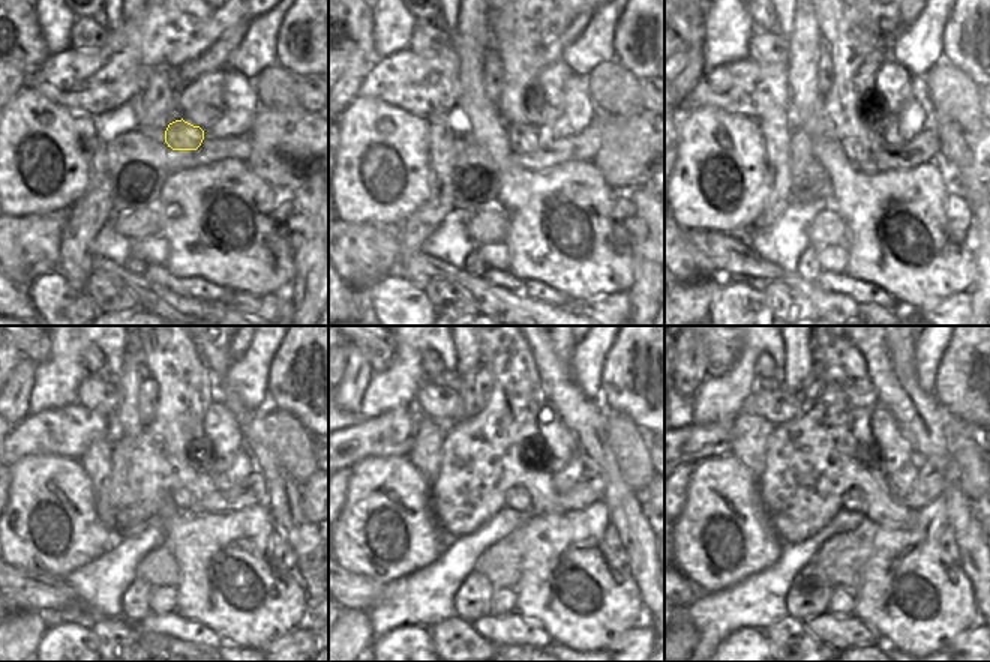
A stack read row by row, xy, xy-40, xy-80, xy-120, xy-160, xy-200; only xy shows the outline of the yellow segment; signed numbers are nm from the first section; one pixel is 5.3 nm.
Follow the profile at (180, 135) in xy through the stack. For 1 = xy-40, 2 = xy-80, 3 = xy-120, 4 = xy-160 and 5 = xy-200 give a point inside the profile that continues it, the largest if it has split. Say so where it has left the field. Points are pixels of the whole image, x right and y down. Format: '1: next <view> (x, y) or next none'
1: next xy-40 (522, 140)
2: next xy-80 (857, 152)
3: next xy-120 (183, 499)
4: next xy-160 (518, 499)
5: next xy-200 (854, 500)

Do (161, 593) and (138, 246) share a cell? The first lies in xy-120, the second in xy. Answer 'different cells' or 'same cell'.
same cell

